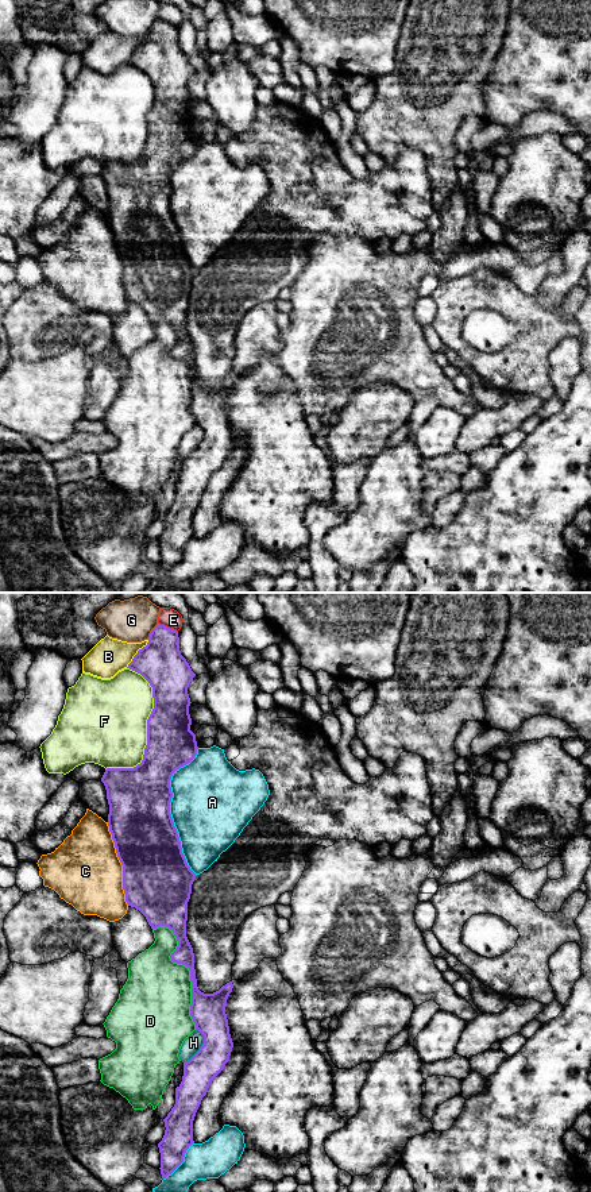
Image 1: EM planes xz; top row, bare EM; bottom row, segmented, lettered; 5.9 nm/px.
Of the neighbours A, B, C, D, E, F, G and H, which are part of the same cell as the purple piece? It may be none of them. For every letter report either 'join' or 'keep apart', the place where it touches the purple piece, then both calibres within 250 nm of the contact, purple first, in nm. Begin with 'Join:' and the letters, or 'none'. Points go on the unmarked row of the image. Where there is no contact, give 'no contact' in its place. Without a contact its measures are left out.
Join: none
A: keep apart; contact xz (169, 205); calibres 380 and 480 nm
B: keep apart; contact xz (136, 49); calibres 260 and 220 nm
C: keep apart; contact xz (122, 259); calibres 420 and 420 nm
D: keep apart; contact xz (189, 365); calibres 180 and 420 nm
E: keep apart; contact xz (166, 22); calibres 260 and 110 nm
F: keep apart; contact xz (147, 124); calibres 280 and 480 nm
G: keep apart; contact xz (151, 27); calibres 260 and 220 nm
H: keep apart; contact xz (201, 442); calibres 200 and 100 nm

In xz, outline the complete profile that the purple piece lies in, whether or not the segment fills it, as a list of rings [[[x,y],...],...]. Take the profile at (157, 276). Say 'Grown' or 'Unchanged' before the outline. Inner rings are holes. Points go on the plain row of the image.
Unchanged. [[[161,19],[151,26],[147,40],[138,46],[127,63],[140,69],[152,82],[154,104],[147,115],[147,140],[142,158],[134,163],[107,163],[101,173],[109,200],[108,221],[123,261],[123,285],[127,300],[139,305],[151,324],[166,321],[178,336],[178,342],[170,354],[190,366],[190,412],[196,425],[204,431],[200,445],[184,458],[182,477],[175,483],[175,499],[163,514],[166,525],[158,543],[161,570],[162,574],[166,574],[184,558],[186,545],[194,539],[193,516],[196,508],[212,475],[229,456],[233,437],[229,429],[225,400],[233,379],[229,377],[213,389],[204,389],[197,382],[194,348],[186,332],[188,297],[197,270],[186,258],[170,209],[171,171],[177,165],[189,159],[198,144],[196,130],[190,126],[189,101],[192,97],[188,89],[188,82],[196,69],[181,50],[178,27]]]

